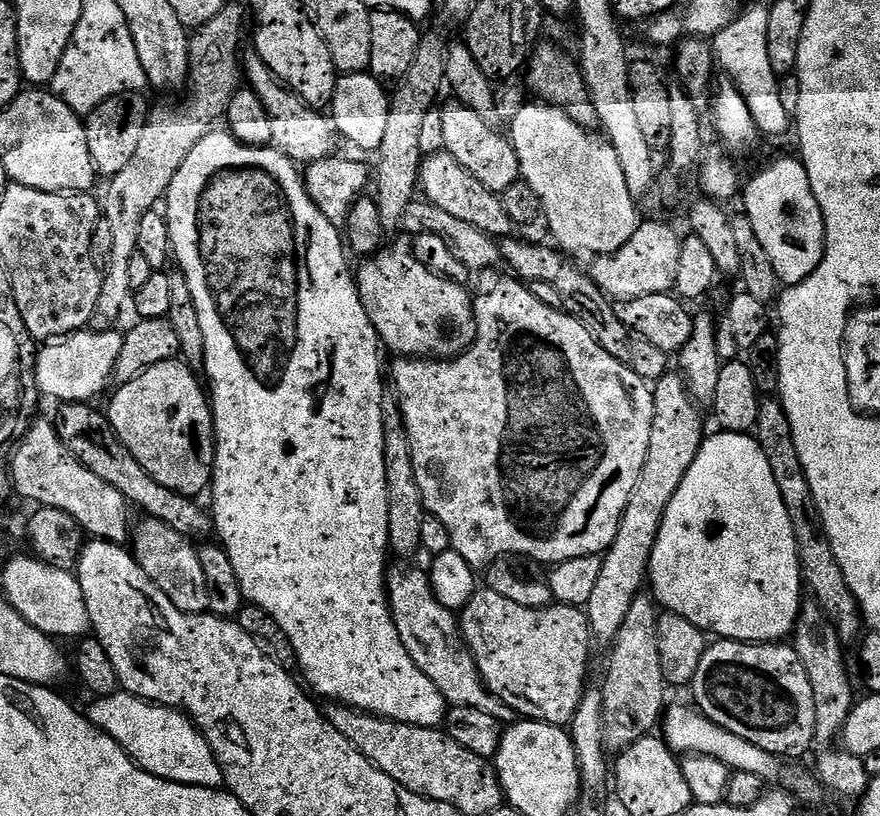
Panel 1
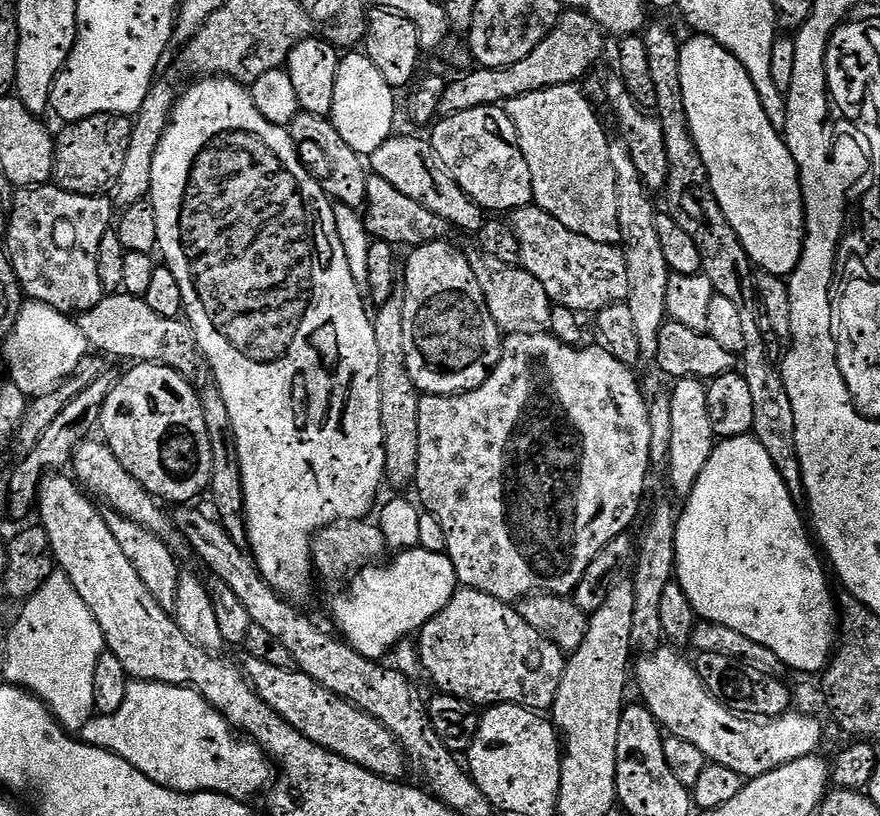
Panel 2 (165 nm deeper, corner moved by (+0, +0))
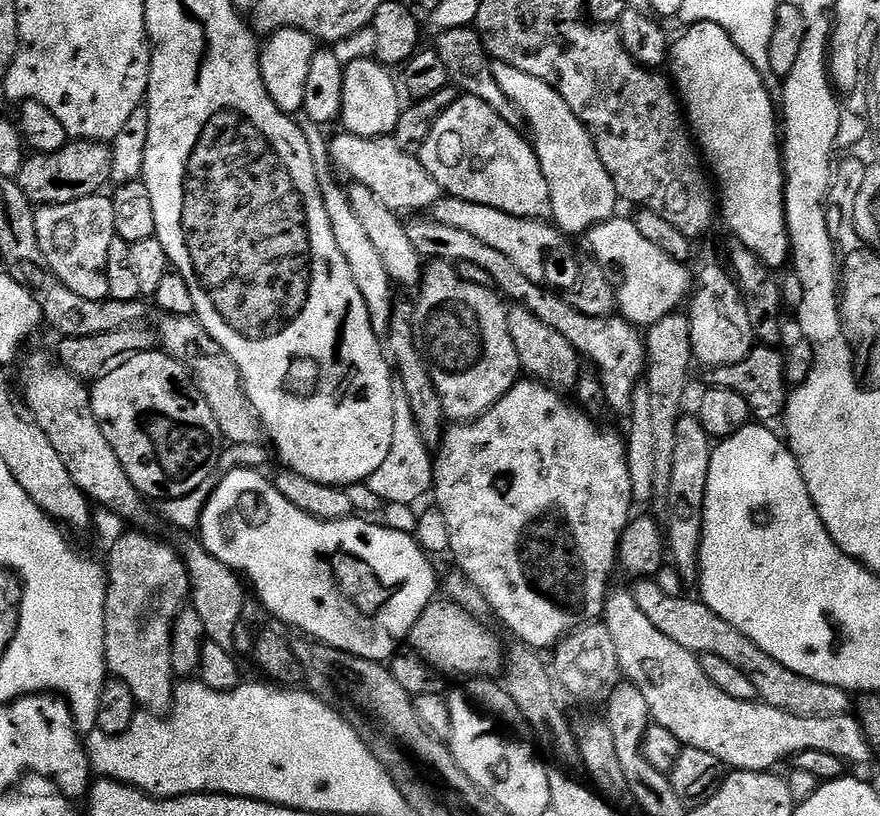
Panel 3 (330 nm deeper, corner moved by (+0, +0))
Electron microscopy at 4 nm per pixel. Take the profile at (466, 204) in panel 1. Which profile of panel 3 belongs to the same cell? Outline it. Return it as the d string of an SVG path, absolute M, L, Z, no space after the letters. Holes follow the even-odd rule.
M344 130L341 136L332 136L330 151L332 163L337 173L344 172L349 181L361 184L374 194L382 206L397 214L420 214L423 210L431 210L442 199L438 182L426 174L426 166L422 166L419 155L402 150L391 135L386 136L355 136Z

